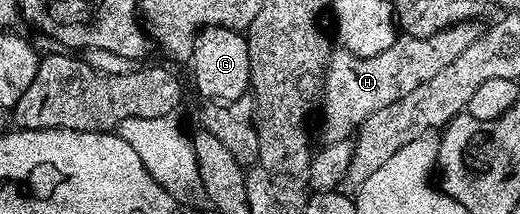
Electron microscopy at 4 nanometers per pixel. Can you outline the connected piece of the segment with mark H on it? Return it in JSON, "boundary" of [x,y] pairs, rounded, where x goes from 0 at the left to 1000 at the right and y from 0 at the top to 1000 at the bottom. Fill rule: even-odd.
{"boundary":[[[890,98],[867,117],[863,136],[842,145],[825,173],[763,168],[762,196],[729,257],[690,266],[673,238],[648,224],[635,262],[623,346],[623,430],[619,439],[619,528],[613,654],[625,678],[667,659],[690,603],[692,579],[719,519],[735,519],[735,500],[750,500],[750,481],[765,481],[796,407],[819,388],[819,369],[835,369],[850,313],[873,294],[912,182],[927,150],[915,98]]]}

